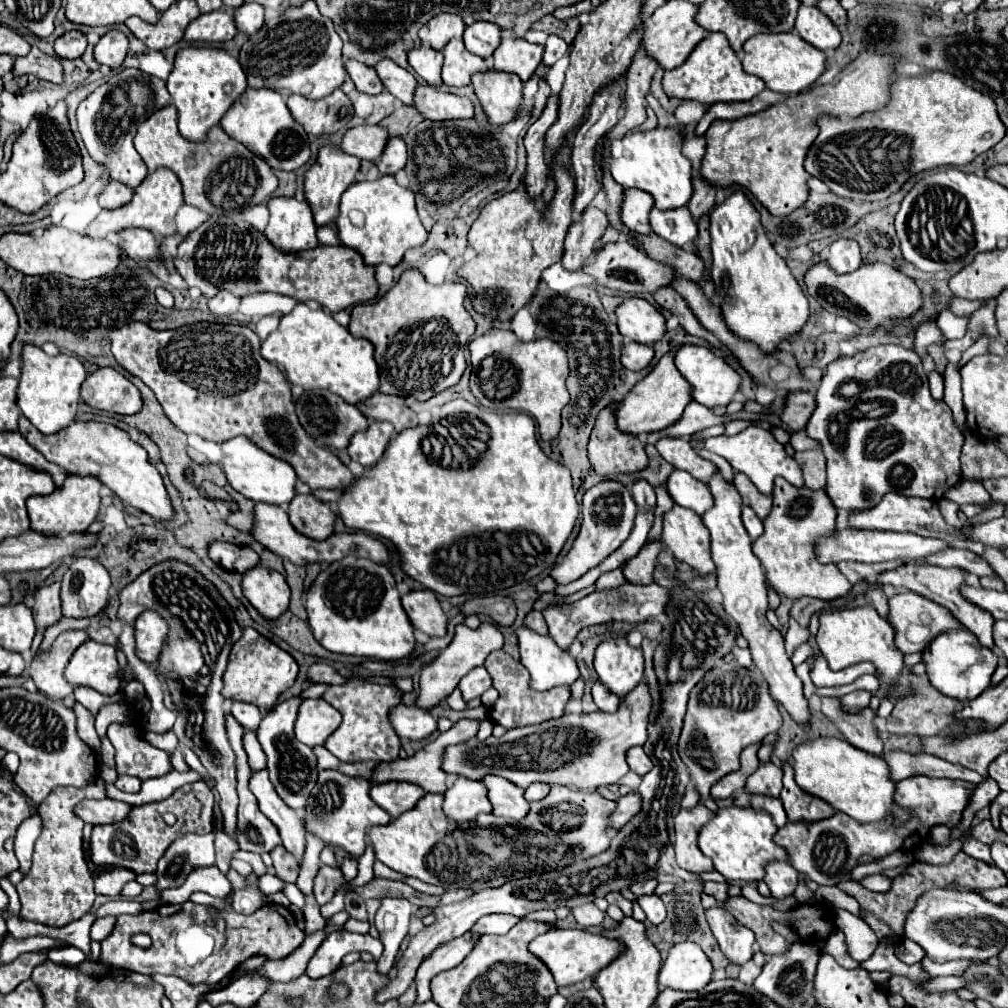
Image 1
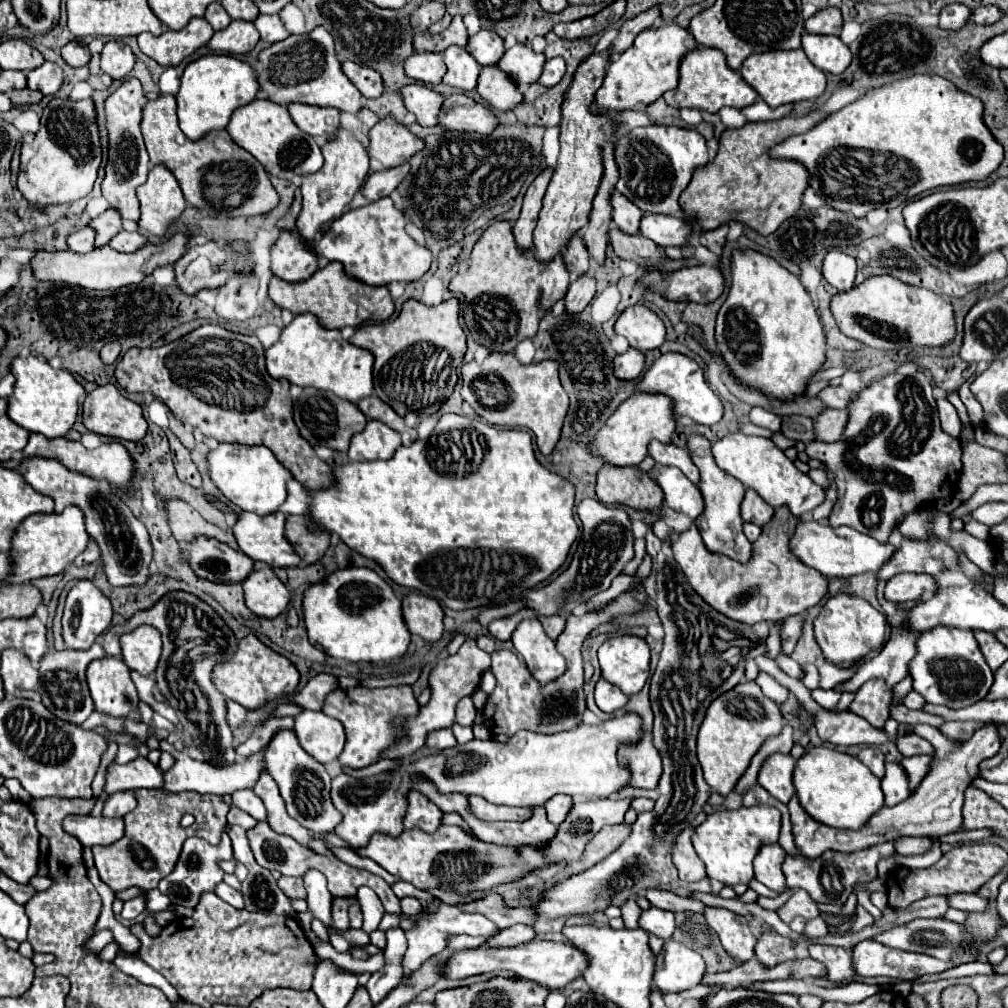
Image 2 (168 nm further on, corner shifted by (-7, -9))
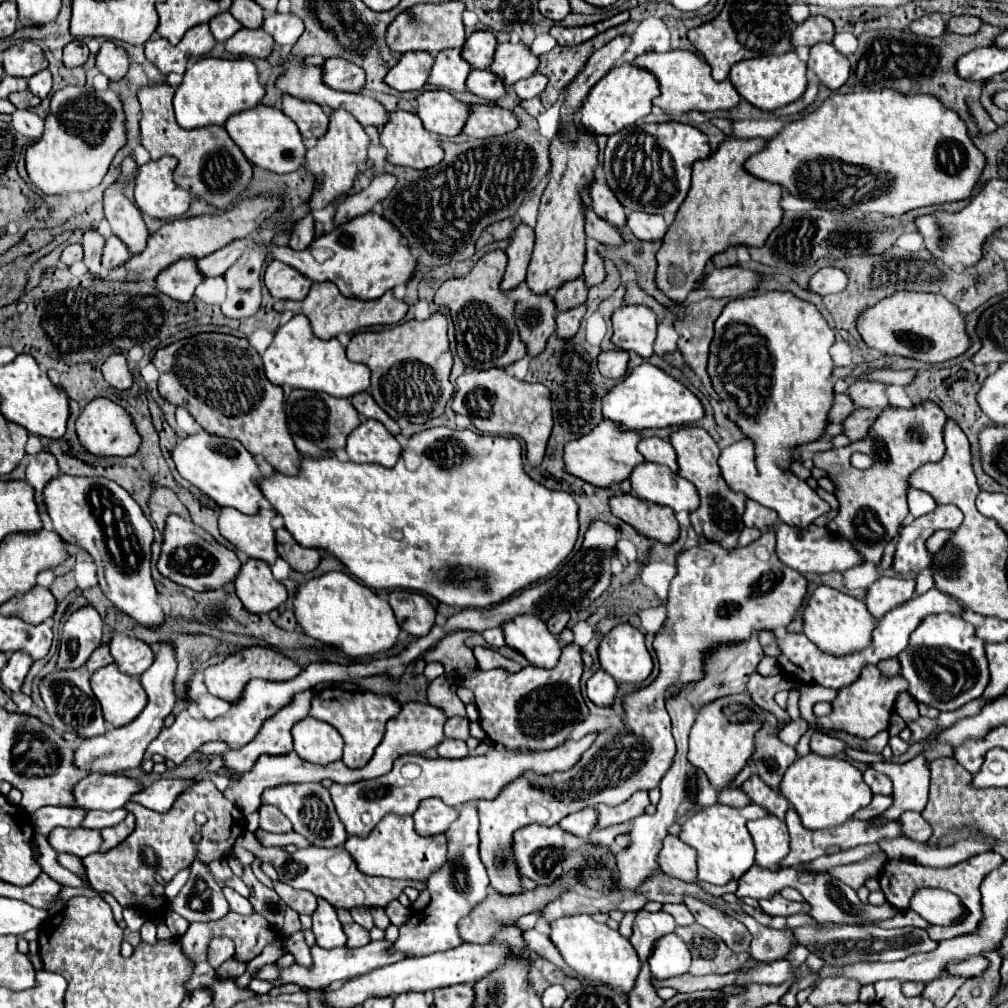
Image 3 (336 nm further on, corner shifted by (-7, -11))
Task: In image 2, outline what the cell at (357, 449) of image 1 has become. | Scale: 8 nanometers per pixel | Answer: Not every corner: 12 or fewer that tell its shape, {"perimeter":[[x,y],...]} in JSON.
{"perimeter":[[369,420],[351,438],[349,460],[389,460],[401,436]]}

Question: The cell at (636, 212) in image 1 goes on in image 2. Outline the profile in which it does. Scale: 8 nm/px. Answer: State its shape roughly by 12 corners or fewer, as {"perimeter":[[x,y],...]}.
{"perimeter":[[611,192],[611,220],[625,234],[637,234],[641,210]]}

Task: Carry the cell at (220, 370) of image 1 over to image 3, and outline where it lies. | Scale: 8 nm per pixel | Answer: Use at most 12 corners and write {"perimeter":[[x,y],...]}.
{"perimeter":[[247,338],[159,348],[159,394],[281,474],[301,470],[283,388]]}

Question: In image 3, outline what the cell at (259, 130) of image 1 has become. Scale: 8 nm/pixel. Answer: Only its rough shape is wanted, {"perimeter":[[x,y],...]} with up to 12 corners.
{"perimeter":[[257,104],[225,130],[259,168],[289,174],[307,152],[295,122]]}

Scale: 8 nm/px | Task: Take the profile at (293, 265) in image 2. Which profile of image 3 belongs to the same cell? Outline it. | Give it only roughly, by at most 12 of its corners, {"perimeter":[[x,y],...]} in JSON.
{"perimeter":[[279,260],[269,262],[263,280],[277,300],[303,300],[307,276]]}

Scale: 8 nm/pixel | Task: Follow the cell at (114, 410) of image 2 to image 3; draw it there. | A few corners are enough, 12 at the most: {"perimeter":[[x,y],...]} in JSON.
{"perimeter":[[95,398],[77,436],[97,456],[131,456],[141,446],[131,414]]}

